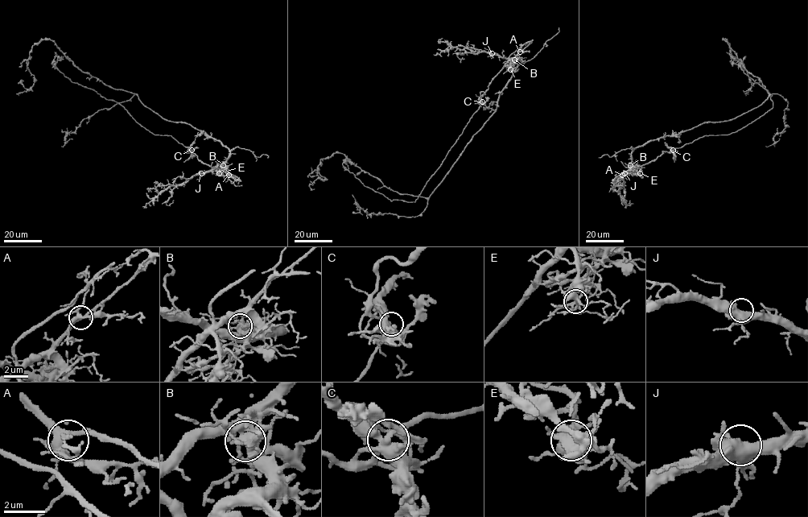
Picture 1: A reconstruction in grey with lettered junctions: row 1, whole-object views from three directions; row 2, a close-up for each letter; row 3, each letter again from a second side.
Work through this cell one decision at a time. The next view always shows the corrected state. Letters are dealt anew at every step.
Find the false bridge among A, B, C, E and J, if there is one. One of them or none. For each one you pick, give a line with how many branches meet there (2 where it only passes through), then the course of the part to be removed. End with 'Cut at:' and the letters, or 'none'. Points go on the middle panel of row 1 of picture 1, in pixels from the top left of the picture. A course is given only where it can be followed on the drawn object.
B: branches 7; course (514, 59), (481, 92), (479, 108), (414, 201), (391, 200), (365, 186), (343, 163), (346, 159), (354, 164)
Cut at: B

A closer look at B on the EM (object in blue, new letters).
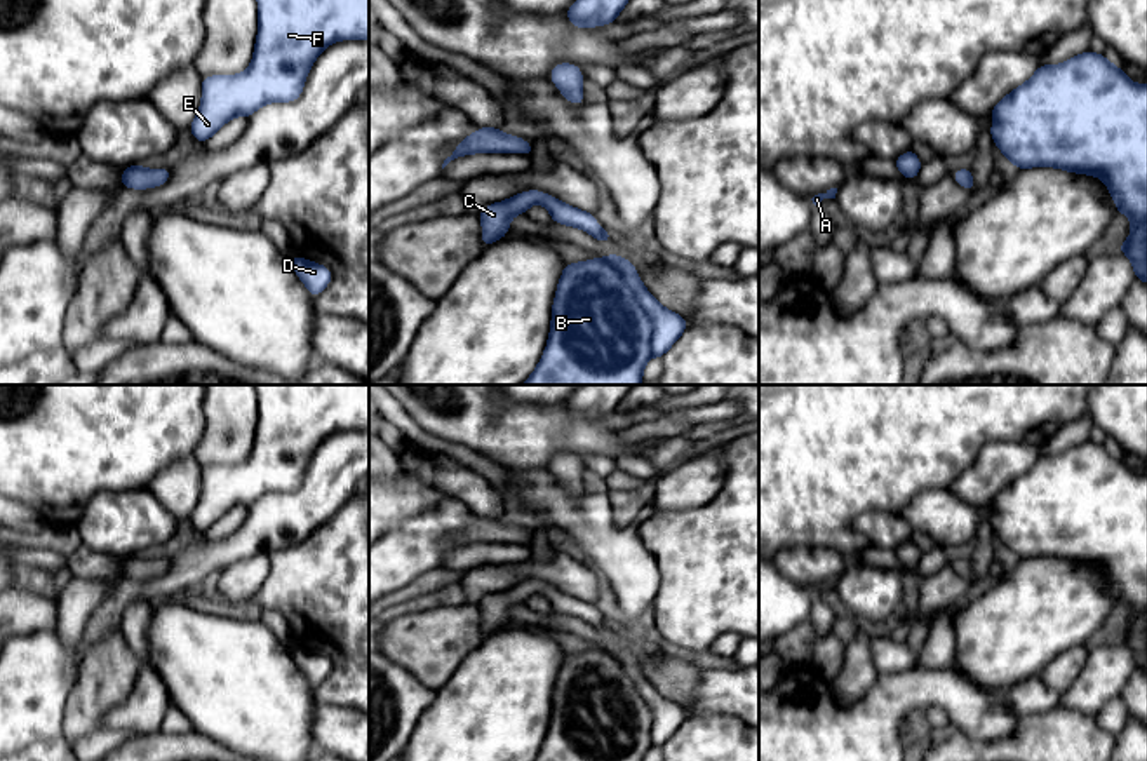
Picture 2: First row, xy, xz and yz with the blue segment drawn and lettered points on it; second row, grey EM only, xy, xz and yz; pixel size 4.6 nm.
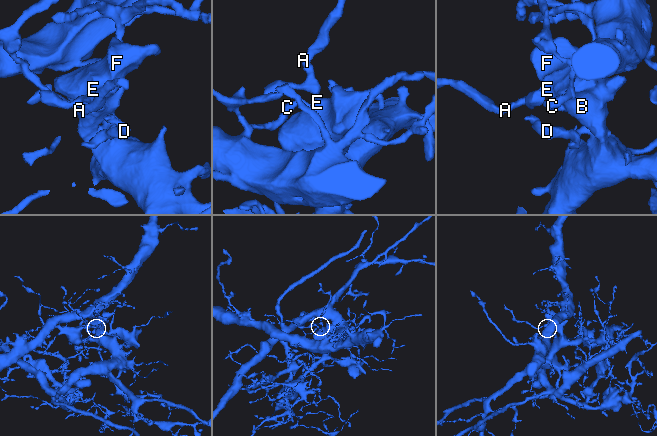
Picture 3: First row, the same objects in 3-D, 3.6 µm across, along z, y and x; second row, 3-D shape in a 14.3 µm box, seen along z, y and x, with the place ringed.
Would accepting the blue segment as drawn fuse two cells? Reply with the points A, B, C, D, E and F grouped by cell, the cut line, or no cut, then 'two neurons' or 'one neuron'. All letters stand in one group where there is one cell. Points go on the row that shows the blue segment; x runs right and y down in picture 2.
groups A B D E F / C; cut xy (154, 169), (159, 175), (157, 185); two neurons

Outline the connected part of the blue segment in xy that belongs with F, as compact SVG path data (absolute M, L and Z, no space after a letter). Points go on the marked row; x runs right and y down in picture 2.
M258 0L258 38L249 68L238 75L202 77L200 108L190 132L205 143L233 117L251 117L268 103L299 99L320 52L339 40L369 38L369 0Z

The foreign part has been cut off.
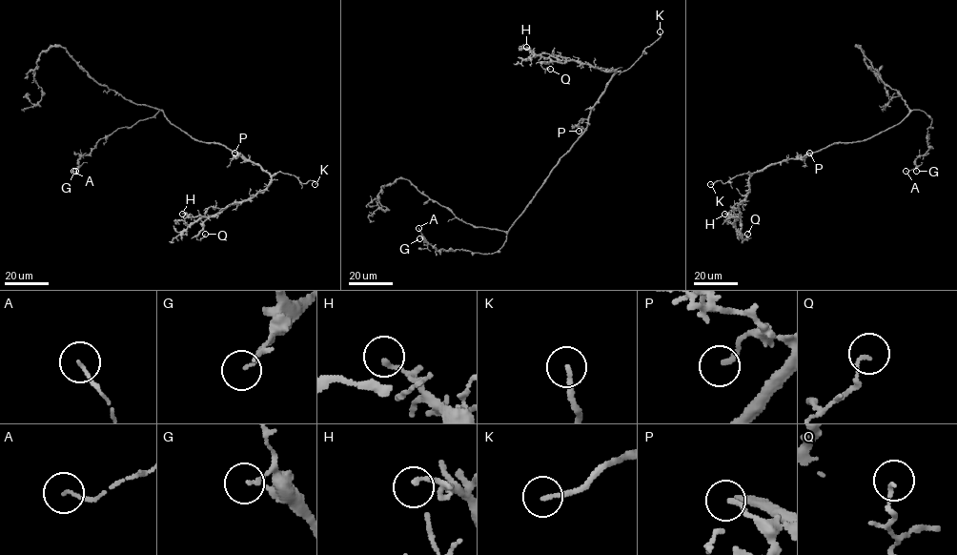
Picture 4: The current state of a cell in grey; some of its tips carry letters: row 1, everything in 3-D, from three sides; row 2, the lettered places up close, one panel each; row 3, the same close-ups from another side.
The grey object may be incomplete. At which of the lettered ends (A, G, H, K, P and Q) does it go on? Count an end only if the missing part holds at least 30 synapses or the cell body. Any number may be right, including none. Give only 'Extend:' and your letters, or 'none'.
Extend: K

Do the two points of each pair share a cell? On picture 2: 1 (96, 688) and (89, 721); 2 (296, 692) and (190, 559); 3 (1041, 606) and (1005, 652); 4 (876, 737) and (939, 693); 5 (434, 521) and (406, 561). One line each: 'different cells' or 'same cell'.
1: same cell
2: different cells
3: same cell
4: same cell
5: same cell

